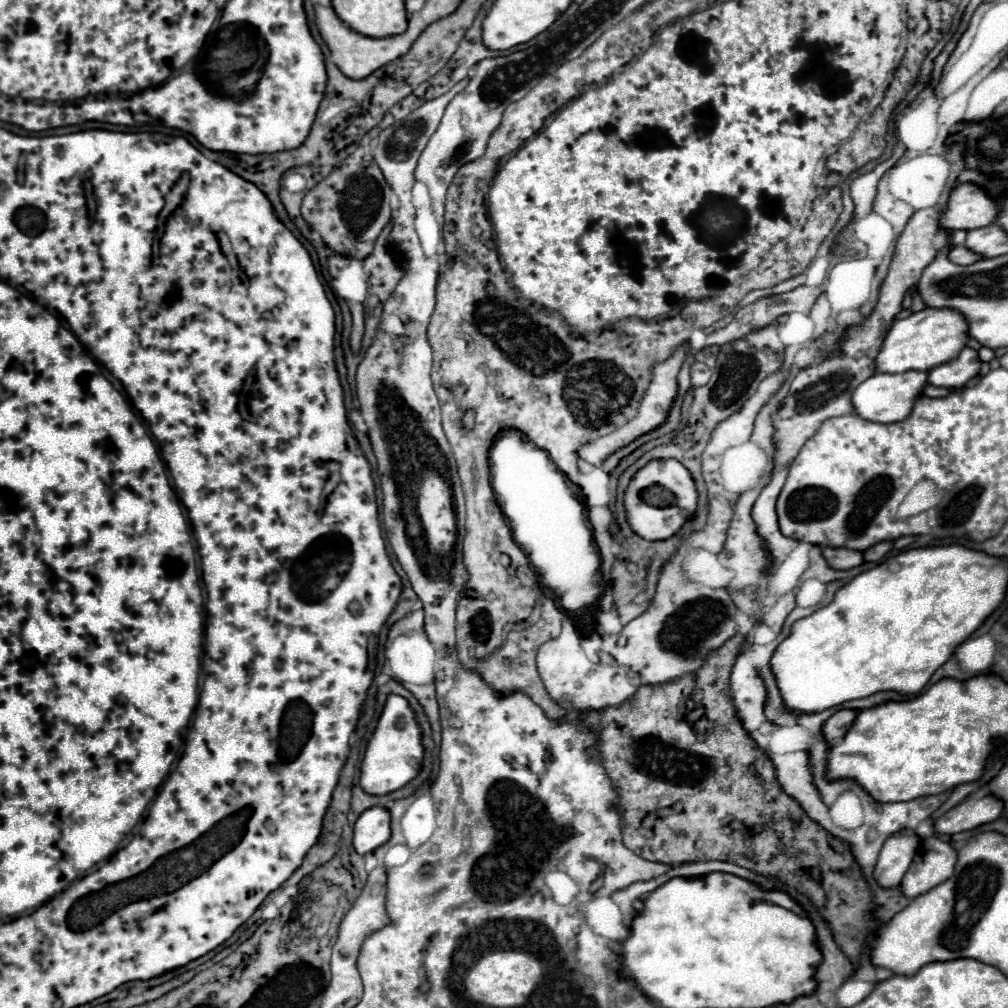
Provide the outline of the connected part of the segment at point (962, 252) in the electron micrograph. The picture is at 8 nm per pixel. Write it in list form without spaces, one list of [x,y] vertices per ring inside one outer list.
[[[953,246],[949,250],[949,256],[947,256],[951,262],[955,264],[973,264],[979,260],[979,256],[975,256],[973,252],[967,252],[965,246]]]

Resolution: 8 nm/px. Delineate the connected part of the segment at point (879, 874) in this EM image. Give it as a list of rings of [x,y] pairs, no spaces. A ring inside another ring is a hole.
[[[899,832],[899,836],[887,840],[873,872],[873,878],[881,888],[897,888],[901,884],[919,842],[919,836],[913,832]]]

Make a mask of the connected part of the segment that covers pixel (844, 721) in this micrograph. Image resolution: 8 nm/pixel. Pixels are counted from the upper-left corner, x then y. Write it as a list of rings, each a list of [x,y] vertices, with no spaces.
[[[837,710],[837,712],[823,724],[823,728],[821,728],[823,738],[825,738],[829,744],[841,740],[841,738],[845,736],[847,728],[853,724],[855,716],[857,716],[857,710]]]

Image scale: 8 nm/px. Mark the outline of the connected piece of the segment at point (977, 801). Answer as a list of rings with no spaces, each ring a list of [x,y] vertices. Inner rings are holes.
[[[991,796],[985,798],[967,798],[949,812],[945,812],[939,820],[933,822],[935,834],[947,834],[953,836],[957,832],[973,830],[981,824],[993,822],[999,818],[1003,808],[999,808],[999,800],[991,800]]]

